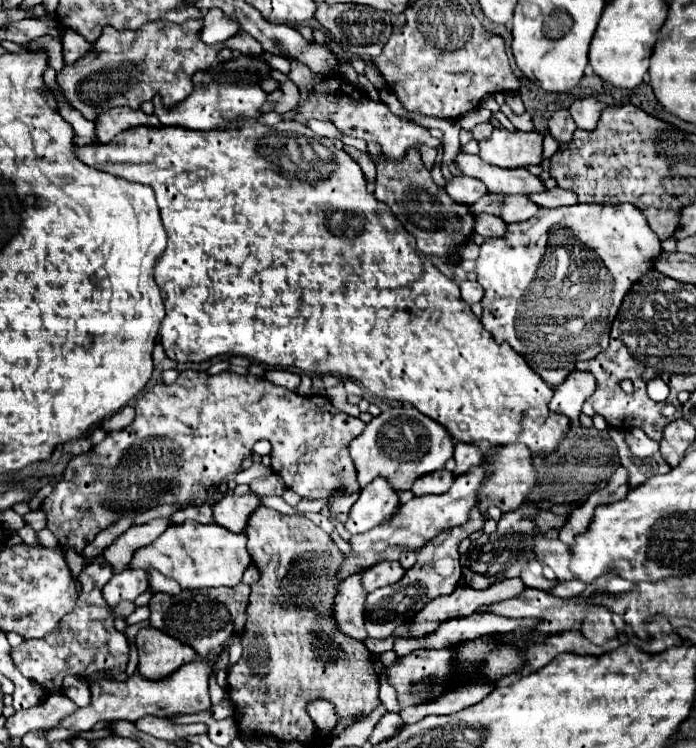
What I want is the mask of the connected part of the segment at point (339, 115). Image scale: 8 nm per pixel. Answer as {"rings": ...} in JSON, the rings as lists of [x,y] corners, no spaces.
{"rings":[[[289,59],[289,63],[291,71],[287,73],[287,77],[299,87],[301,93],[297,113],[293,117],[297,123],[305,125],[311,117],[331,121],[343,135],[359,137],[367,143],[381,145],[381,153],[385,155],[385,159],[403,159],[405,151],[417,149],[421,143],[433,149],[443,149],[443,143],[439,139],[433,139],[425,127],[415,121],[393,115],[385,103],[371,101],[359,87],[351,85],[341,75],[313,75],[313,71],[309,71],[309,67],[305,67],[303,63],[297,63],[295,59]]]}

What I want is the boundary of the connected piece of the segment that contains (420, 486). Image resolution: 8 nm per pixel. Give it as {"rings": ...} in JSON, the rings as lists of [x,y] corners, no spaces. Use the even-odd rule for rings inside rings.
{"rings":[[[443,467],[439,471],[433,471],[433,473],[417,479],[417,483],[413,483],[411,491],[413,491],[413,495],[429,495],[429,493],[439,495],[439,493],[447,491],[451,487],[451,483],[453,483],[453,475],[451,475],[451,471],[447,471]]]}

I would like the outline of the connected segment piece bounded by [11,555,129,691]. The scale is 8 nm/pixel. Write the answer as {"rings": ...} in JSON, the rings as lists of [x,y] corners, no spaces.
{"rings":[[[99,555],[91,565],[85,565],[79,573],[83,593],[79,595],[75,611],[69,613],[69,623],[61,621],[61,627],[57,627],[53,635],[45,635],[45,639],[27,639],[19,647],[11,649],[15,667],[27,679],[43,685],[49,691],[59,691],[61,681],[67,675],[79,675],[87,679],[99,671],[107,671],[111,675],[125,673],[125,665],[129,661],[129,643],[125,635],[113,627],[113,615],[109,613],[109,605],[101,595],[101,589],[111,579],[111,575],[111,565],[103,555]]]}

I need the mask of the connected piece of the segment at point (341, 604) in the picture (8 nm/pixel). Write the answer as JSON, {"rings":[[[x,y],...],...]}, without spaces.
{"rings":[[[351,575],[343,583],[339,583],[335,601],[333,601],[333,617],[345,635],[353,639],[365,639],[365,597],[367,591],[361,587],[361,577]]]}

